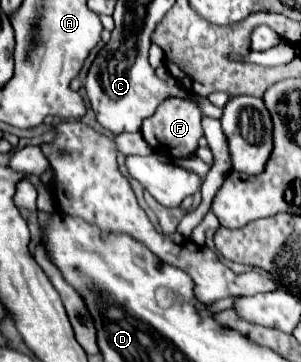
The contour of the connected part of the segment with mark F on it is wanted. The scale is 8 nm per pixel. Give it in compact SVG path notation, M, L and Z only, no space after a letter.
M168 98L168 100L164 100L158 106L154 116L144 120L142 134L144 134L144 140L158 154L164 154L164 156L170 156L170 158L186 158L186 156L192 156L196 152L198 140L202 138L202 124L200 124L200 120L202 120L202 112L192 100Z

